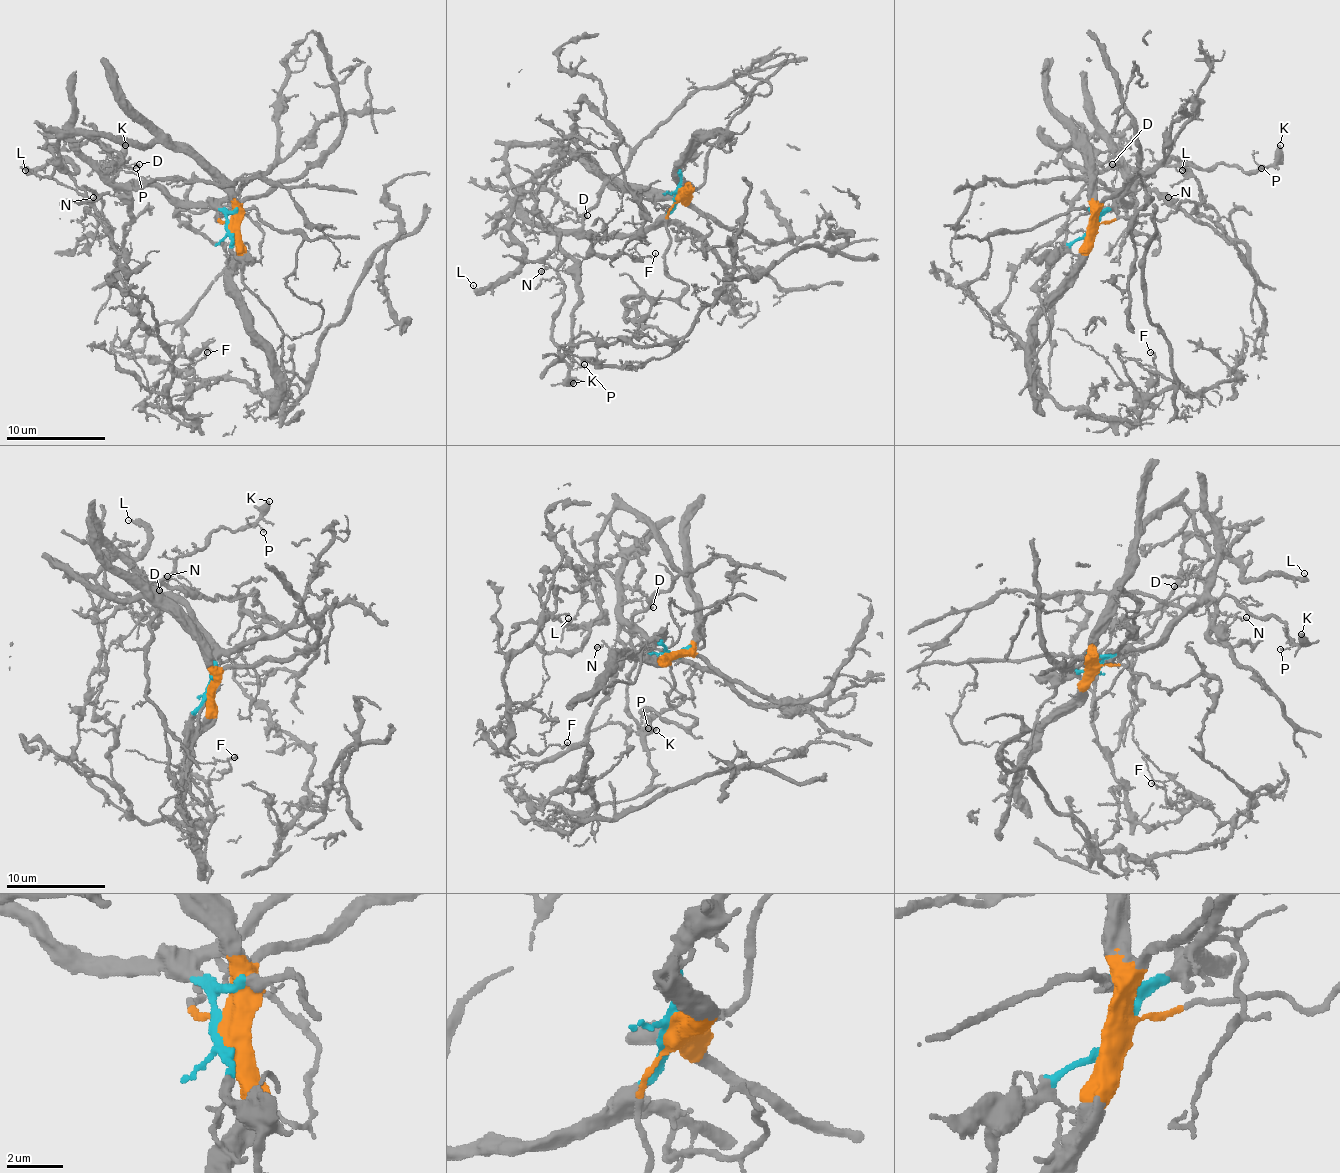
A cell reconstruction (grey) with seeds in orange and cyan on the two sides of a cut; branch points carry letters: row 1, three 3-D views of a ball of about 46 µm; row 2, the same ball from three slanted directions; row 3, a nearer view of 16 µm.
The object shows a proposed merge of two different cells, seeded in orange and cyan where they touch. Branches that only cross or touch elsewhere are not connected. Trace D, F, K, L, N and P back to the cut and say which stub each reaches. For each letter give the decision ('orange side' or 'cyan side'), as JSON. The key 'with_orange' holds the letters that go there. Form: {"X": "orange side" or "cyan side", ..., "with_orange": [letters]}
{"D": "cyan side", "F": "orange side", "K": "cyan side", "L": "orange side", "N": "cyan side", "P": "cyan side", "with_orange": ["F", "L"]}

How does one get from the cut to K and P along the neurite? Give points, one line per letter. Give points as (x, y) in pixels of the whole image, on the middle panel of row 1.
K: (677, 195), (667, 212), (630, 235), (560, 237), (563, 304), (553, 322), (553, 341), (573, 384)
P: (677, 195), (667, 212), (630, 235), (560, 237), (563, 304), (553, 322), (553, 341), (575, 369), (585, 364)

